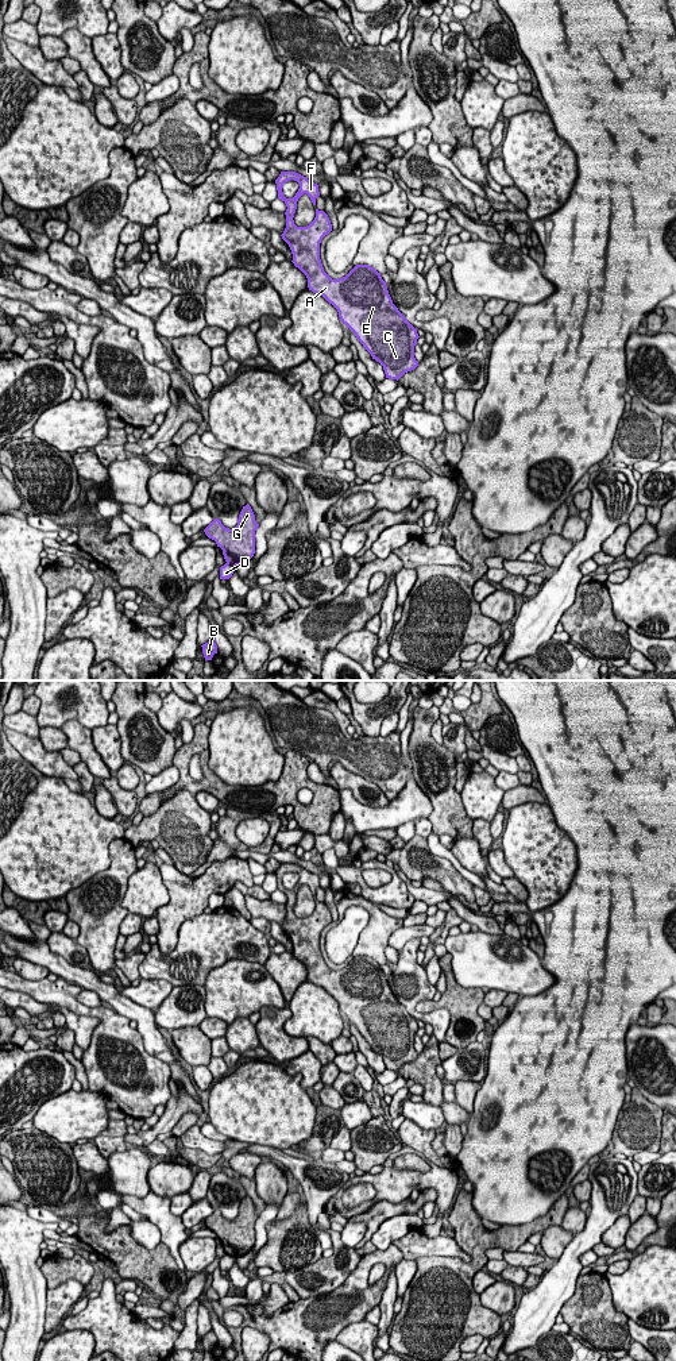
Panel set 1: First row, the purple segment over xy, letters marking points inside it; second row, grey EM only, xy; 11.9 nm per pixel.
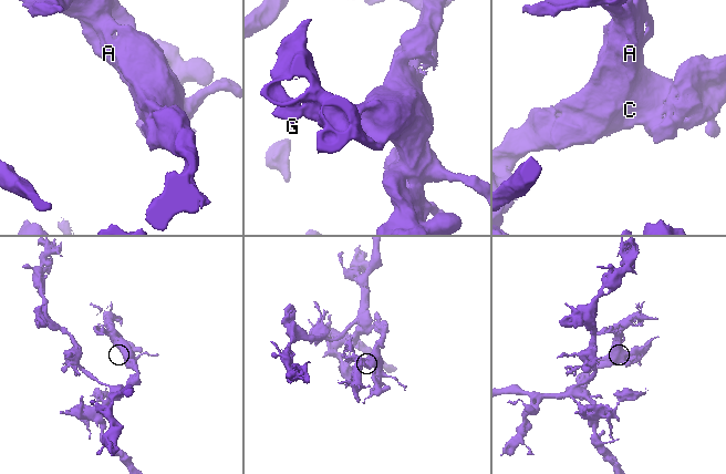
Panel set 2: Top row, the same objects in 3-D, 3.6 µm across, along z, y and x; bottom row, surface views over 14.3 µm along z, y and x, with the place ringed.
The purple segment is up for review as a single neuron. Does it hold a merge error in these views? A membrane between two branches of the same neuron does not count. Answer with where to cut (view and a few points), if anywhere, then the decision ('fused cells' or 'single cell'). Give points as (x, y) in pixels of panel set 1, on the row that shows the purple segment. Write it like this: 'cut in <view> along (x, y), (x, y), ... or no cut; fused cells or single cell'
cut in xy along (227, 562), (235, 566); fused cells

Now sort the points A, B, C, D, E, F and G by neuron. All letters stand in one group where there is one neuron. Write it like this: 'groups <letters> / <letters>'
groups A B C D E F / G

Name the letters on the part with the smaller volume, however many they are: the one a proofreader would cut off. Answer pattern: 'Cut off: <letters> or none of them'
Cut off: G

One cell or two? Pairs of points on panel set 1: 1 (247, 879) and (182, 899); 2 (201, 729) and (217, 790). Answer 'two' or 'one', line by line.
1: one
2: one

